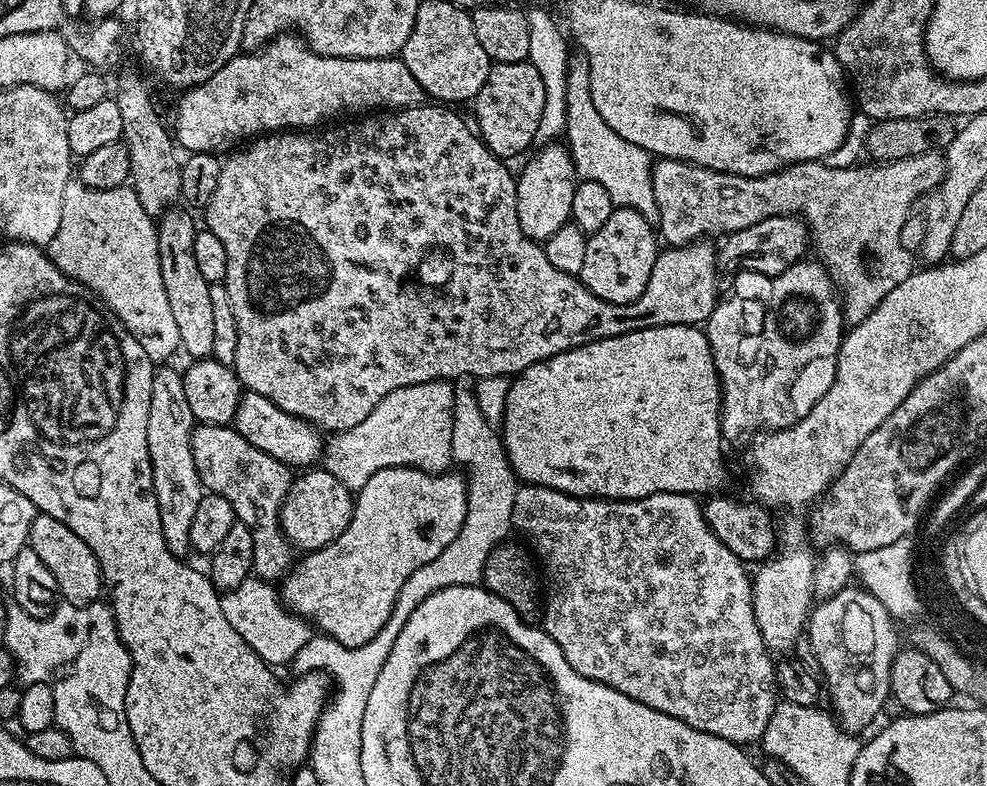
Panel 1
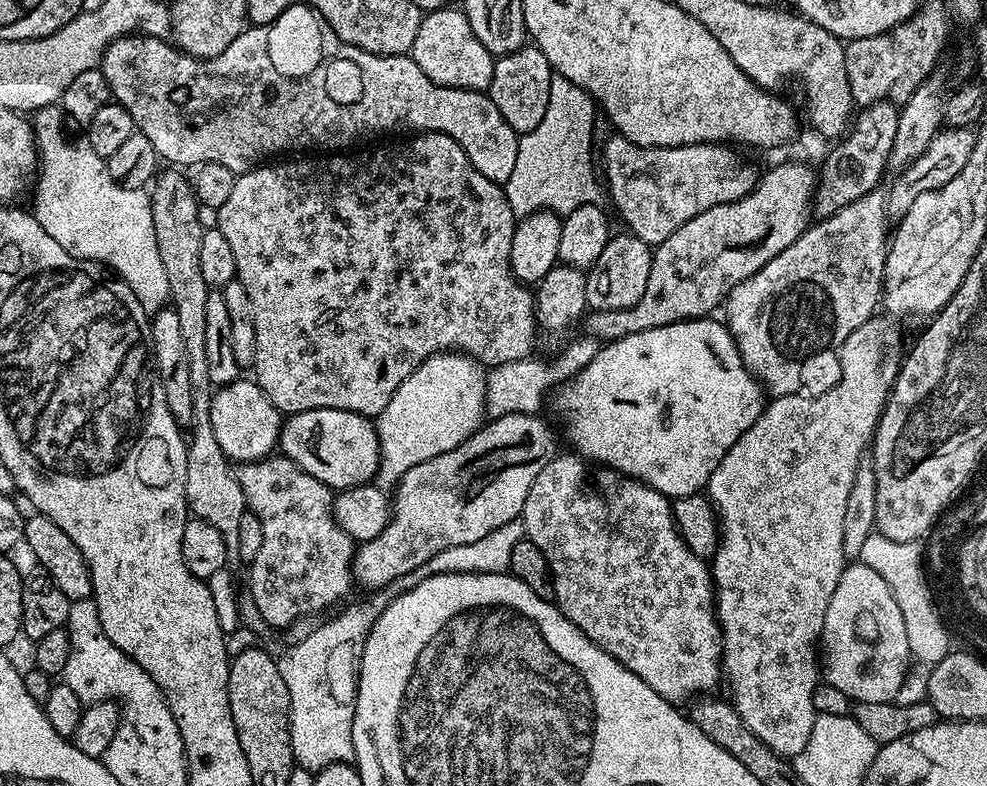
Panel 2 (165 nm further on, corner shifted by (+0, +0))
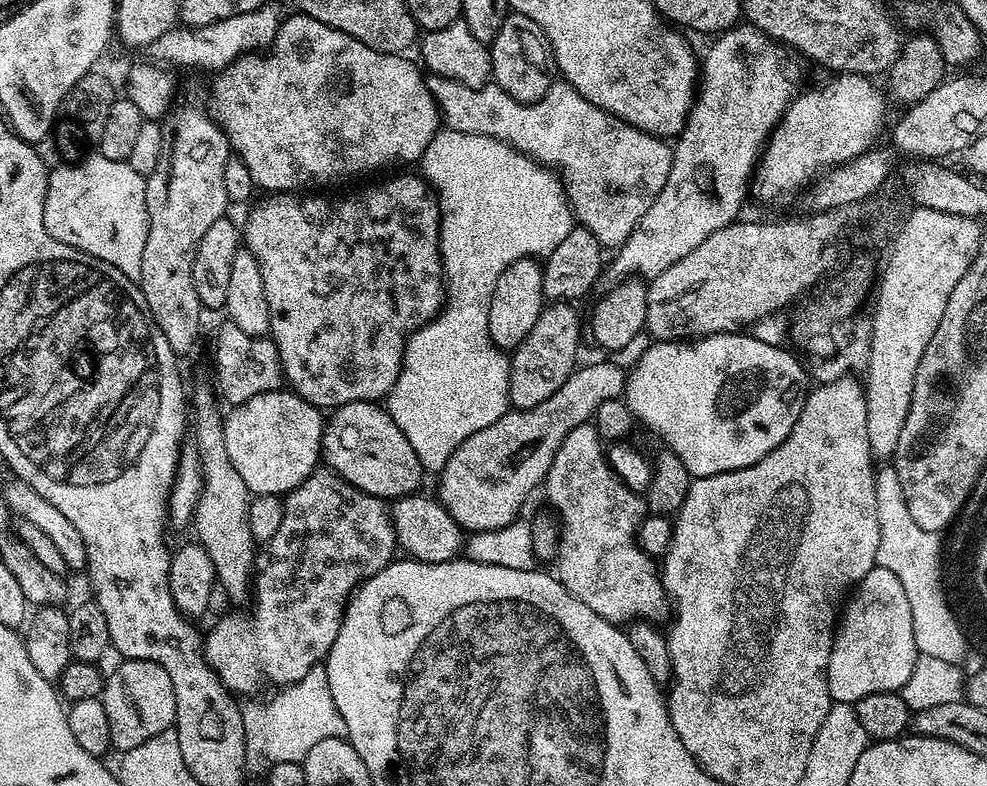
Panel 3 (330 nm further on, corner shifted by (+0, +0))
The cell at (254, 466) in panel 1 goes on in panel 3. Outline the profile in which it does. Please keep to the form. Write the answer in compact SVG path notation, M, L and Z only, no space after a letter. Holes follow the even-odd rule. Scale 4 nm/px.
M327 466L317 467L316 471L310 473L294 491L287 493L283 497L283 501L282 526L278 526L274 538L270 538L270 542L263 544L256 554L256 567L254 569L254 604L256 600L256 609L252 612L252 632L247 632L244 629L242 617L224 616L209 632L206 632L202 640L206 662L212 667L214 674L218 674L218 678L228 688L229 692L237 697L248 696L251 692L258 691L263 686L264 679L276 684L275 686L293 684L304 678L310 669L317 667L327 657L330 646L334 646L334 638L338 638L338 630L344 621L344 610L348 601L352 598L352 593L357 591L360 585L374 574L378 574L378 570L382 570L387 564L391 564L398 552L396 525L392 523L392 513L389 505L376 496L358 490Z

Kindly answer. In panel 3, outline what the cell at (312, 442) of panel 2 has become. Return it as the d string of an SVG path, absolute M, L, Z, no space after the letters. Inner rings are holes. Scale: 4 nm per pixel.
M350 402L335 409L327 417L320 451L323 463L337 472L343 480L385 502L395 502L402 496L413 495L419 489L416 487L419 486L420 479L425 479L426 476L424 468L418 462L418 454L414 454L410 442L406 442L406 434L402 434L402 430L394 426L390 414L376 402Z

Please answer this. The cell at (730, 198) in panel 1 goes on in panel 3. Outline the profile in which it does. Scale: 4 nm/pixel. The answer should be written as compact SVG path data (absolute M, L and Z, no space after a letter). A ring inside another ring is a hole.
M429 75L427 81L430 94L436 99L443 123L447 127L466 134L486 134L508 144L524 156L529 156L537 164L552 169L564 185L564 193L568 195L575 223L590 230L590 234L594 234L594 238L598 238L605 249L615 250L626 242L626 238L630 238L642 214L650 210L650 202L654 202L662 186L666 186L672 165L672 148L664 145L667 143L661 137L638 130L612 113L594 106L594 102L586 102L586 98L582 98L578 90L566 82L553 82L550 90L546 90L538 102L519 104L495 82L483 84L481 88L471 88L441 76Z

